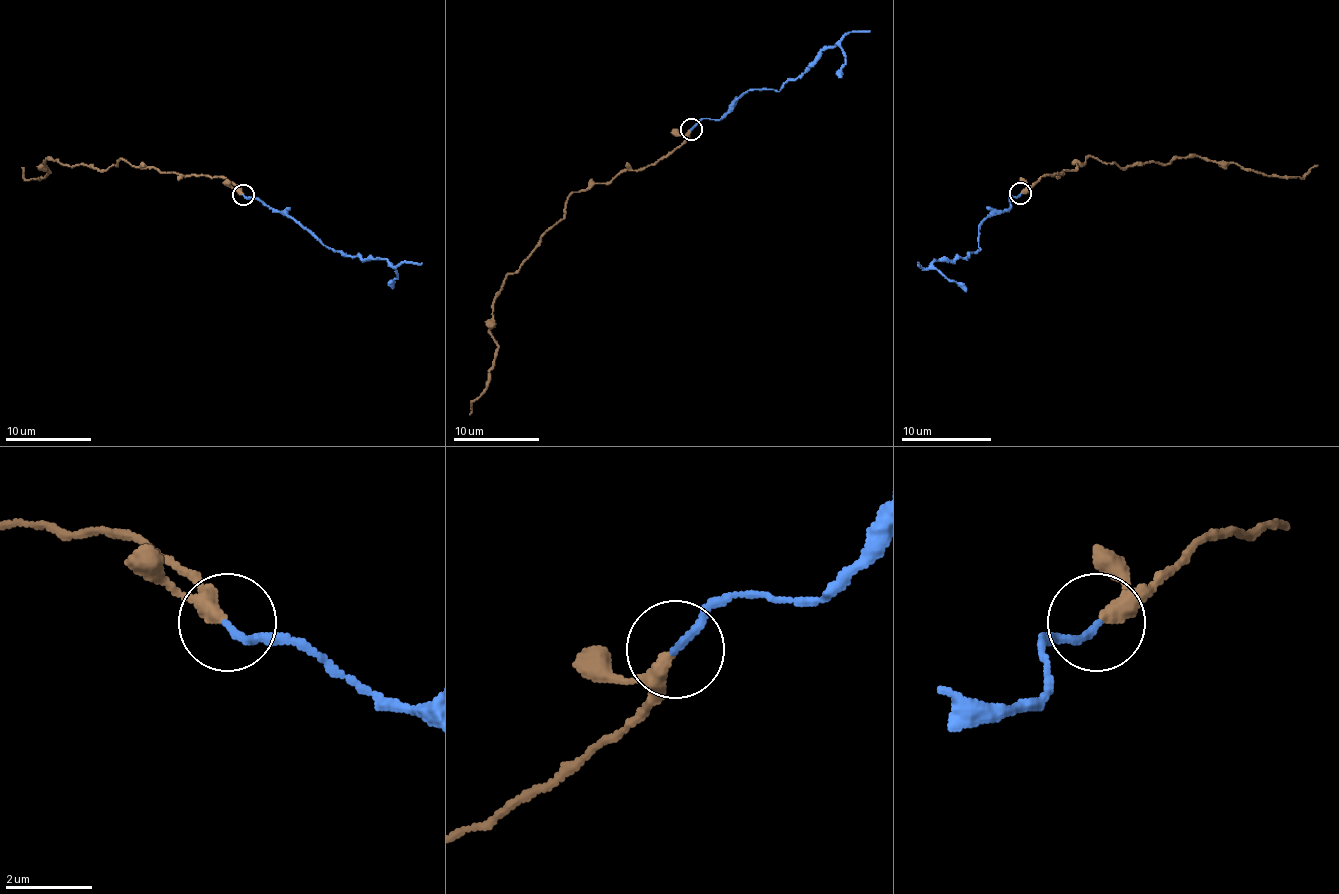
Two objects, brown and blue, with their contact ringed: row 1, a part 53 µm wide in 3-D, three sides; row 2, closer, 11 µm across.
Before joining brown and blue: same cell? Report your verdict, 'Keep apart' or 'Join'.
Join

